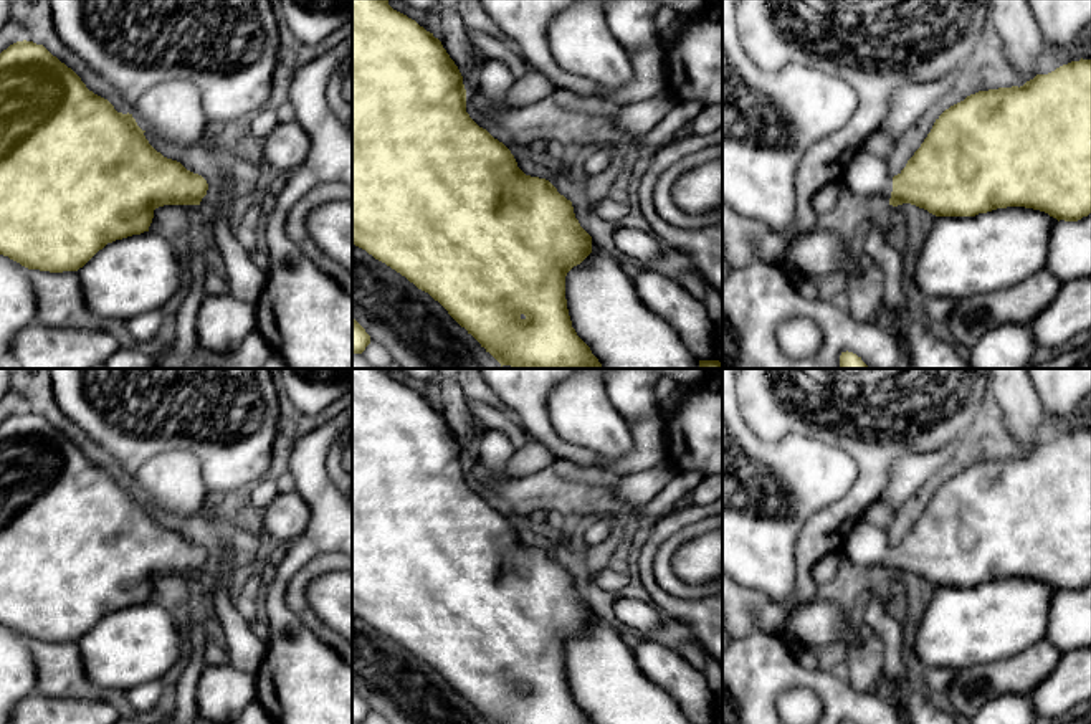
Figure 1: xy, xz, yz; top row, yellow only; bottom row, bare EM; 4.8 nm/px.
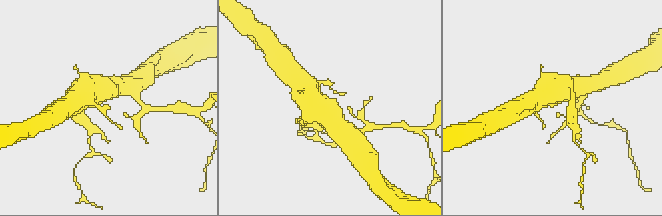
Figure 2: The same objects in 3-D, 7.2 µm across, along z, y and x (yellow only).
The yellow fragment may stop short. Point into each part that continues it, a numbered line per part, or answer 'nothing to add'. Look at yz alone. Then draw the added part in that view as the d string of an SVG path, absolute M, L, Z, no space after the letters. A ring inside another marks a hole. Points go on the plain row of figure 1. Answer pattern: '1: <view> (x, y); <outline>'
1: yz (867, 546); M860 521L843 541L840 554L845 560L869 569L876 574L889 574L893 547L888 544L886 531L866 521Z

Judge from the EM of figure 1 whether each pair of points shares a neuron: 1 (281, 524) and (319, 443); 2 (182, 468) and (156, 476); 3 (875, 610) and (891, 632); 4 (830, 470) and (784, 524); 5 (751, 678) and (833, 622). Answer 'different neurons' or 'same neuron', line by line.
1: different neurons
2: same neuron
3: same neuron
4: same neuron
5: different neurons

